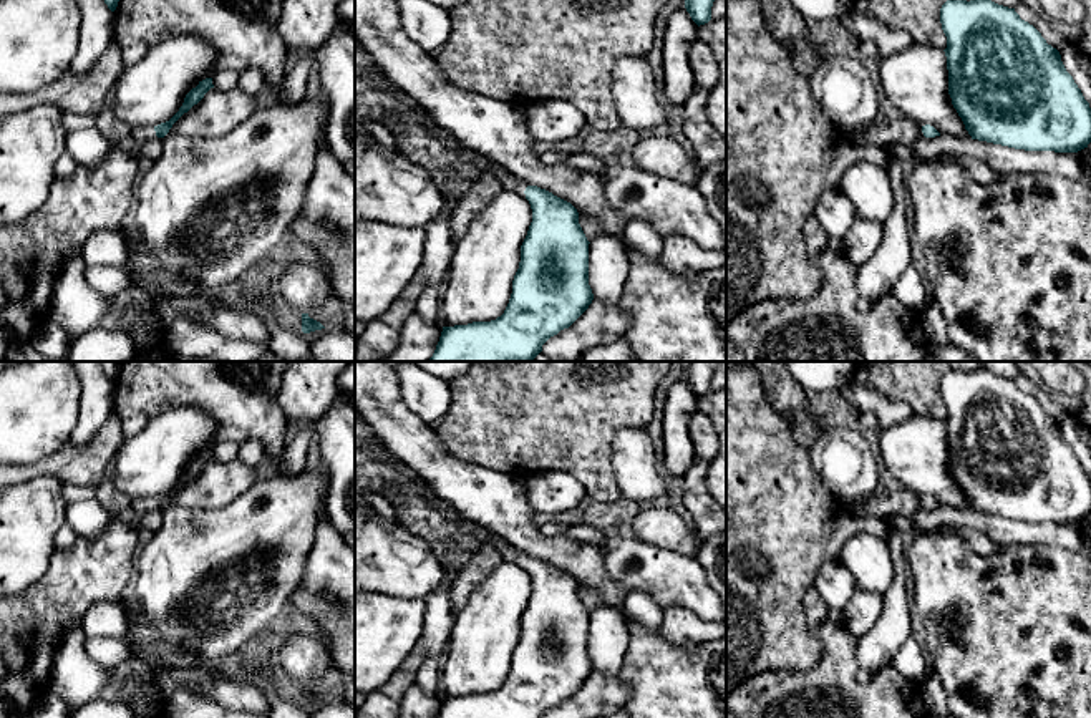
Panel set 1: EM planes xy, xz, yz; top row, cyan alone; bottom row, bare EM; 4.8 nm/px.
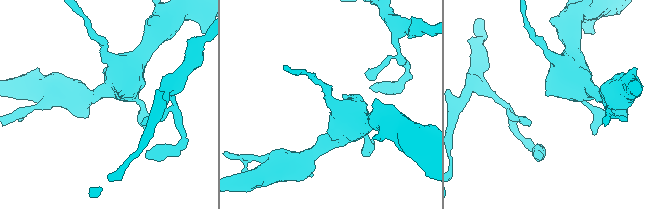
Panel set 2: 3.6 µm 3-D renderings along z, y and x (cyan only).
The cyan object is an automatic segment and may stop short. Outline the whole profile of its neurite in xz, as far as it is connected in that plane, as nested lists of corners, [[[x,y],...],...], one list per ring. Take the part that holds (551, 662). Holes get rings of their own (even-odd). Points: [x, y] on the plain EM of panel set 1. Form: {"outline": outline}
{"outline": [[[426,483],[424,496],[466,531],[492,544],[501,559],[524,564],[532,580],[504,685],[491,693],[443,698],[436,718],[542,718],[569,700],[594,672],[589,657],[590,614],[579,595],[577,580],[546,560],[526,557],[499,536],[469,522]]]}

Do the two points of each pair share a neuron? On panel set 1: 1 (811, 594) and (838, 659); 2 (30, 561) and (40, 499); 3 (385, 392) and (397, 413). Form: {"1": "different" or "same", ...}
{"1": "same", "2": "same", "3": "same"}

